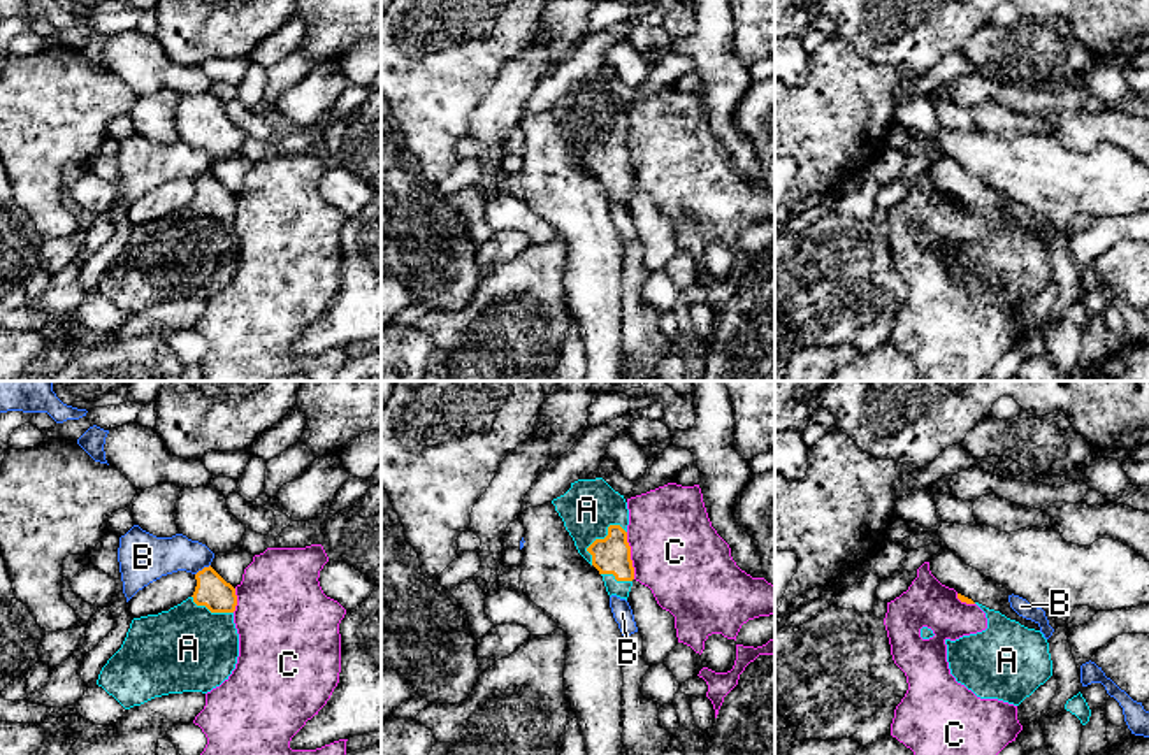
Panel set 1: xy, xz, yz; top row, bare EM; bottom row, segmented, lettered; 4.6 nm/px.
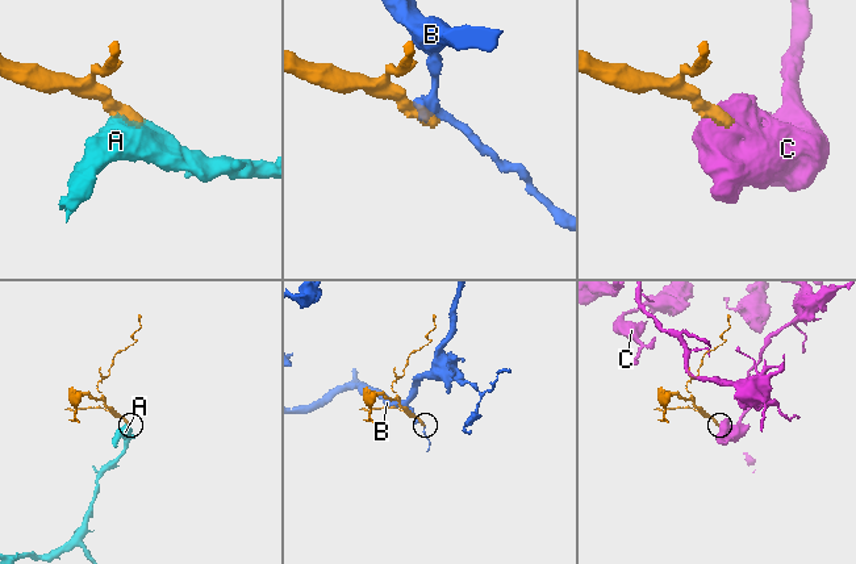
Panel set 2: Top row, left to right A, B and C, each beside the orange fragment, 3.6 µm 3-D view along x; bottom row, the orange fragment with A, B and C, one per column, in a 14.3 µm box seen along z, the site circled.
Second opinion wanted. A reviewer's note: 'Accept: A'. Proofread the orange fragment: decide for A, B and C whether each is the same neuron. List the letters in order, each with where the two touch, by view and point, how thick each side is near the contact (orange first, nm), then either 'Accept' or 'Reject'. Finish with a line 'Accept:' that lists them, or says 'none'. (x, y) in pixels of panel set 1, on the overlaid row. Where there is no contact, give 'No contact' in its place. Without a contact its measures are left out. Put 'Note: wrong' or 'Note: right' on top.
Note: right
A: Touches orange at xz (598, 539). Thickness 180 nm (orange) against 240 nm. Accept
B: Touches orange at xy (204, 568). Thickness 150 nm (orange) against 200 nm. Reject
C: Touches orange at xz (629, 555). Thickness 180 nm (orange) against 400 nm. Reject
Accept: A

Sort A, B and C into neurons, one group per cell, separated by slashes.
A / B / C

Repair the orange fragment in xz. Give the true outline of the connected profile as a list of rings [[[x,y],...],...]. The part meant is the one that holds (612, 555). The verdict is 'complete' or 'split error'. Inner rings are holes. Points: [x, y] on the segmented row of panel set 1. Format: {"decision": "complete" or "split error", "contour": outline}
{"decision": "split error", "contour": [[[603,478],[578,479],[552,504],[578,553],[603,576],[608,595],[627,600],[634,567],[627,543],[629,509],[624,495]]]}

